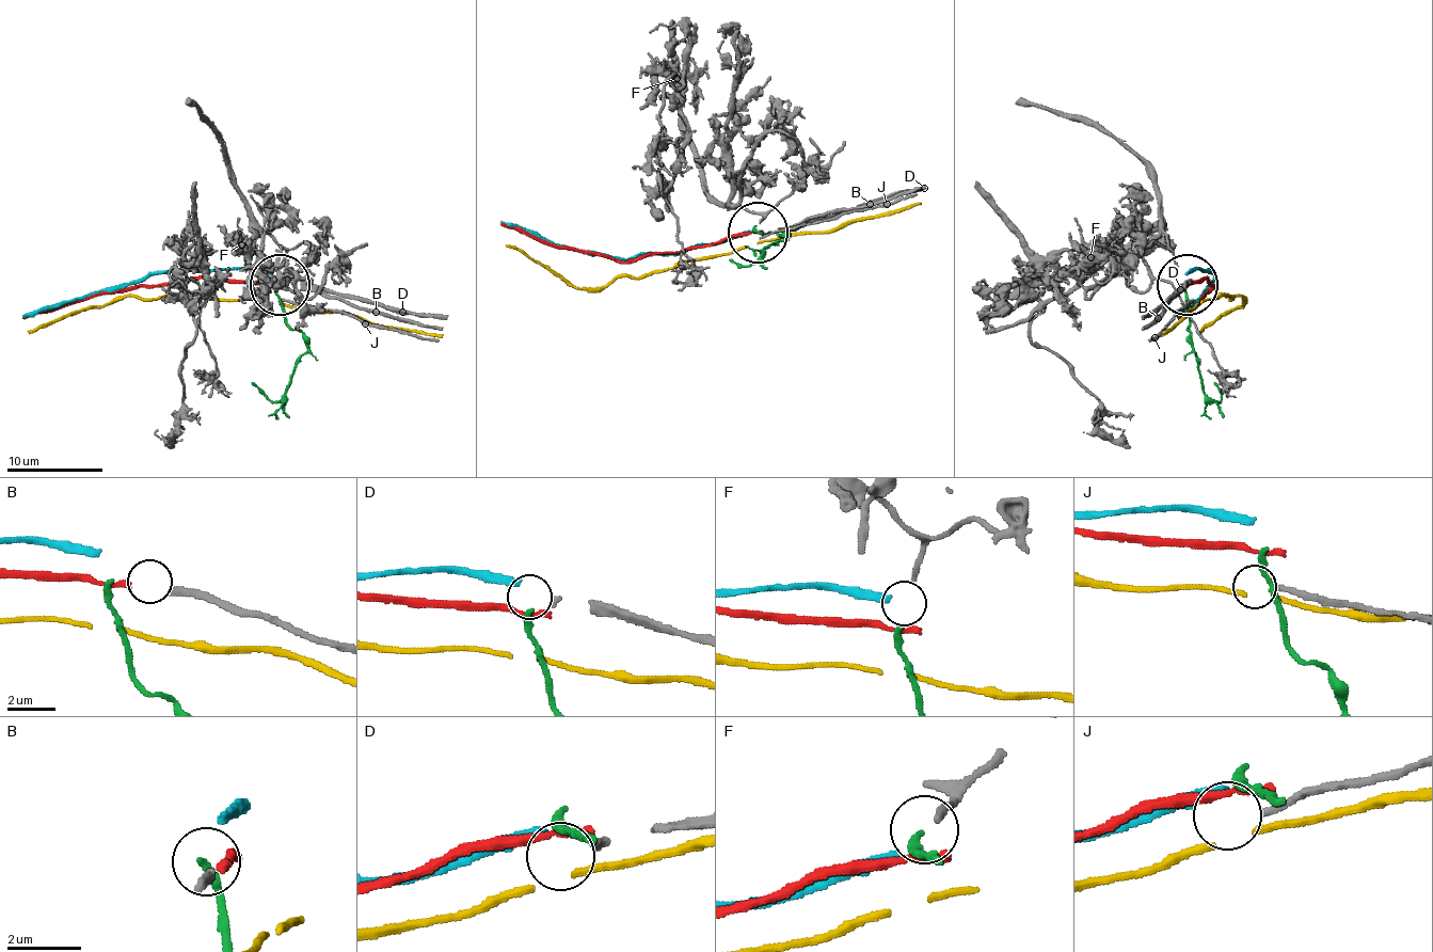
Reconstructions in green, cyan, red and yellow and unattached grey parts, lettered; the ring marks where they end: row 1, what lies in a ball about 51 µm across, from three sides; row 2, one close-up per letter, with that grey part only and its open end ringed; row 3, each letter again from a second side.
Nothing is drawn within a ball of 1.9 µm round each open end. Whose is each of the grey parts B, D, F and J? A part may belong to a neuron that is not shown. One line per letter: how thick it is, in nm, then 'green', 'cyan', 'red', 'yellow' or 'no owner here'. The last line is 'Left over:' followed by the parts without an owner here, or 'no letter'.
B: calibre 240 nm; red
D: calibre 200 nm; no owner here
F: calibre 190 nm; green
J: calibre 170 nm; no owner here
Left over: D, J

